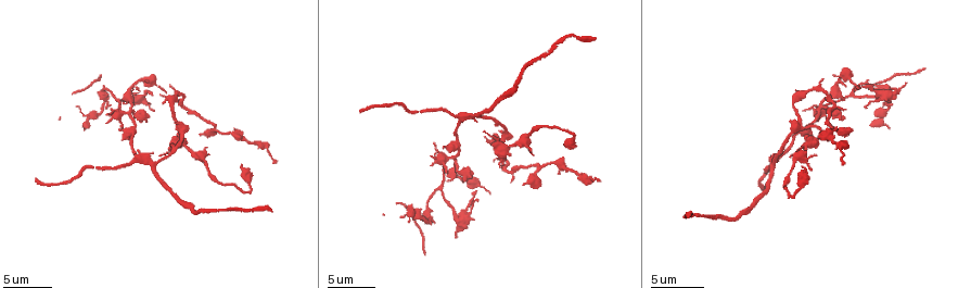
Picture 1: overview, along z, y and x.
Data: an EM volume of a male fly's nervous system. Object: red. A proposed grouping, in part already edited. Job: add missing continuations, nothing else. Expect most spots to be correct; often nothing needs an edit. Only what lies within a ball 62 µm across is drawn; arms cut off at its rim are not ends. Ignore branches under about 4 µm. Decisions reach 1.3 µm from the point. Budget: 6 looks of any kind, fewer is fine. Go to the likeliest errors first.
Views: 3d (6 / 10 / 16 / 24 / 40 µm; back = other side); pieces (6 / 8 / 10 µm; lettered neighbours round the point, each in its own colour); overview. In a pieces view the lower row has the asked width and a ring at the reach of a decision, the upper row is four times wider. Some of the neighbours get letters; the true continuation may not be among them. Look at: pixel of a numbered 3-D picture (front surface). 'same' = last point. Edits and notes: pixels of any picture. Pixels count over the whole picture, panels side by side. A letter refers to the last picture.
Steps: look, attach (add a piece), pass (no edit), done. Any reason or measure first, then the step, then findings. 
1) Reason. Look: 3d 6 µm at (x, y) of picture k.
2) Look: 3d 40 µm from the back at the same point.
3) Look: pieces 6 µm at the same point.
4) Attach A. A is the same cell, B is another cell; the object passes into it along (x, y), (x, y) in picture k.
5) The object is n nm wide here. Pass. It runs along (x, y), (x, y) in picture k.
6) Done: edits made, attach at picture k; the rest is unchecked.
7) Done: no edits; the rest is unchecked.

An open end. Look: pieces 6 µm at (270, 211) of picture 1.

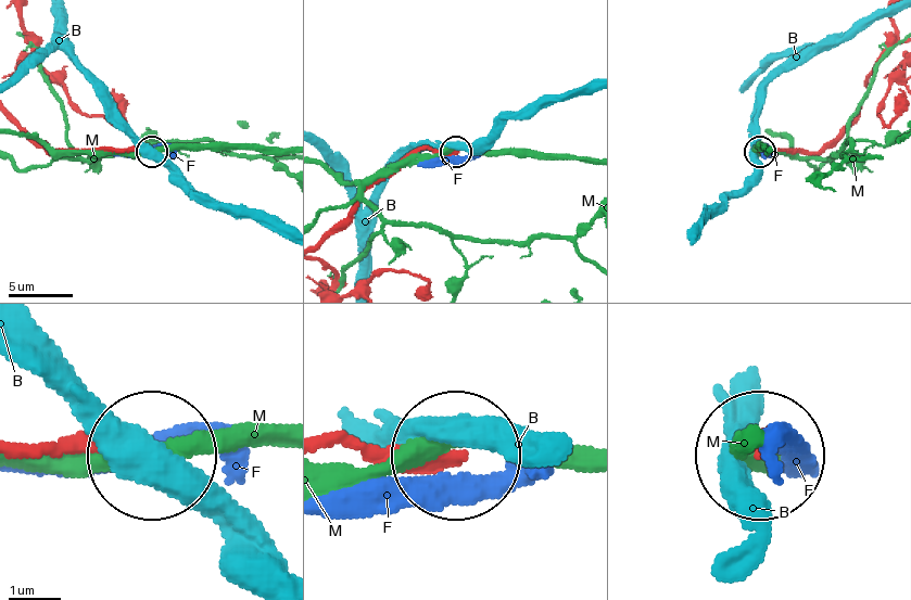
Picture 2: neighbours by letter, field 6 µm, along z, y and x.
The object is 270 nm wide here. Pass. B, F and M are other cells; it runs along (323, 241), (371, 186), (407, 160), (424, 150), (455, 152) in picture 2; no lettered piece goes on from it.

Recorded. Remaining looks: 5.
Tapers out. Look: 3d 10 µm at (445, 172) of picture 1.

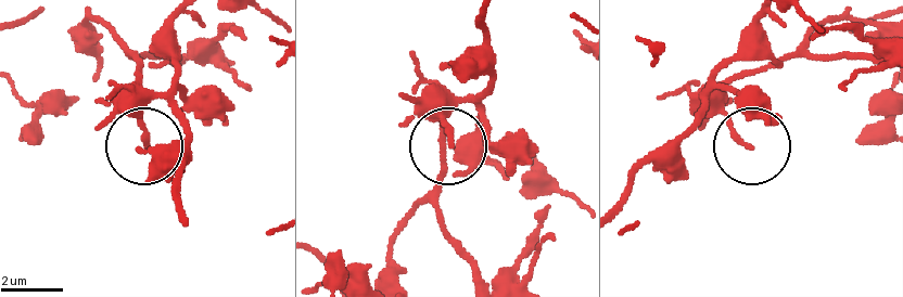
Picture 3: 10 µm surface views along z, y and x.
Look: pieces 8 µm at (144, 146) of picture 3.

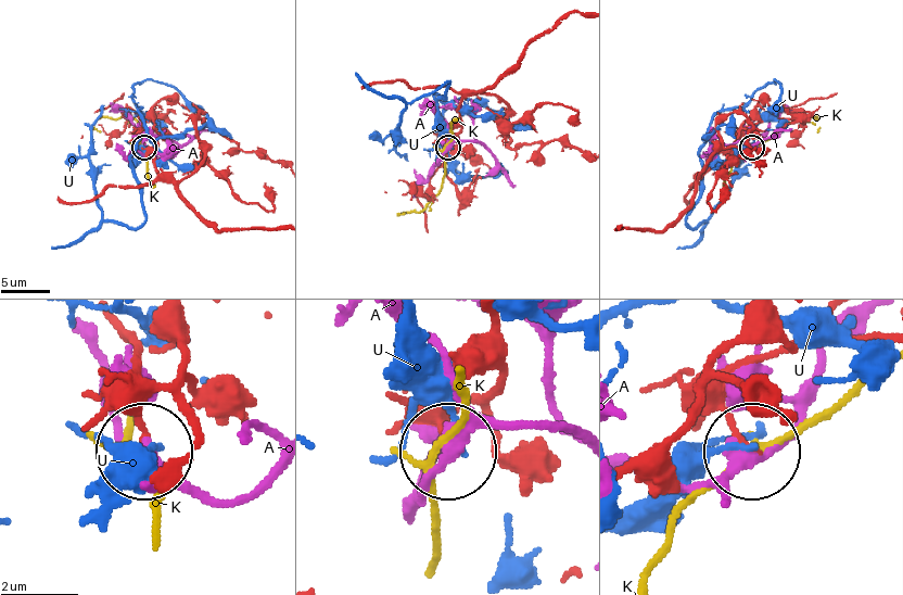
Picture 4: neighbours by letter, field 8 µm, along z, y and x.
Pass. A, K and U are other cells; none of them fits.

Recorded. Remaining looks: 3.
An open end. Look: pieces 8 µm at (473, 192) of picture 1.

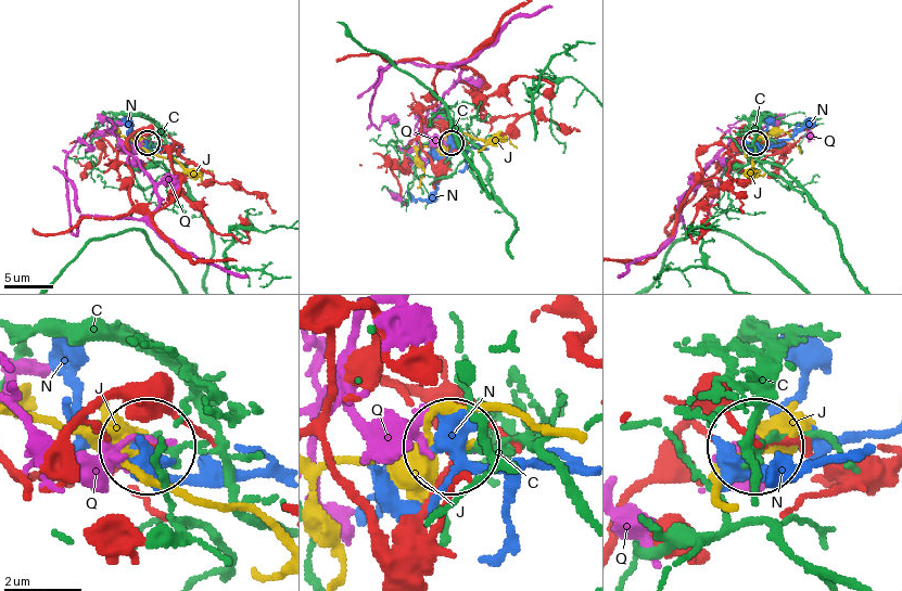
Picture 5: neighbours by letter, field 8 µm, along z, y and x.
Pass. C, J, N and Q are other cells; none of them fits.

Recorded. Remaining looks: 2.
Done: no edits; the rest is unchecked.

